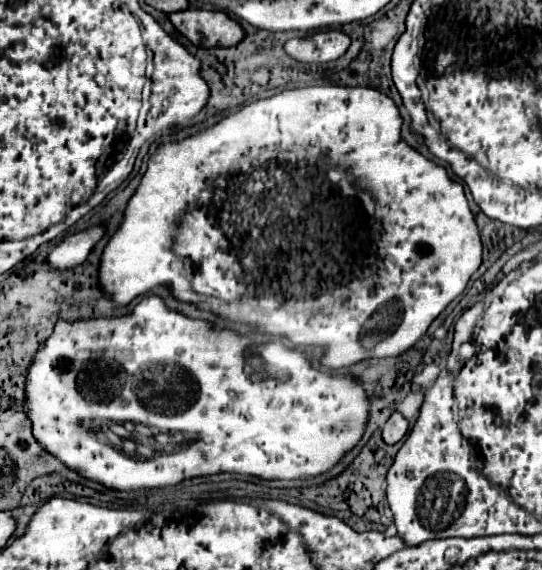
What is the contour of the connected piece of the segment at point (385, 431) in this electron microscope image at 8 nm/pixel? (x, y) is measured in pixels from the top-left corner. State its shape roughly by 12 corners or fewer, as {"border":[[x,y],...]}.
{"border":[[402,413],[390,415],[382,427],[386,443],[406,435],[408,421]]}

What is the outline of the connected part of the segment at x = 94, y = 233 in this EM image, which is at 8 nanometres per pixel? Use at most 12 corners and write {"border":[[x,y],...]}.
{"border":[[102,225],[68,235],[46,255],[48,267],[82,265],[104,235]]}

